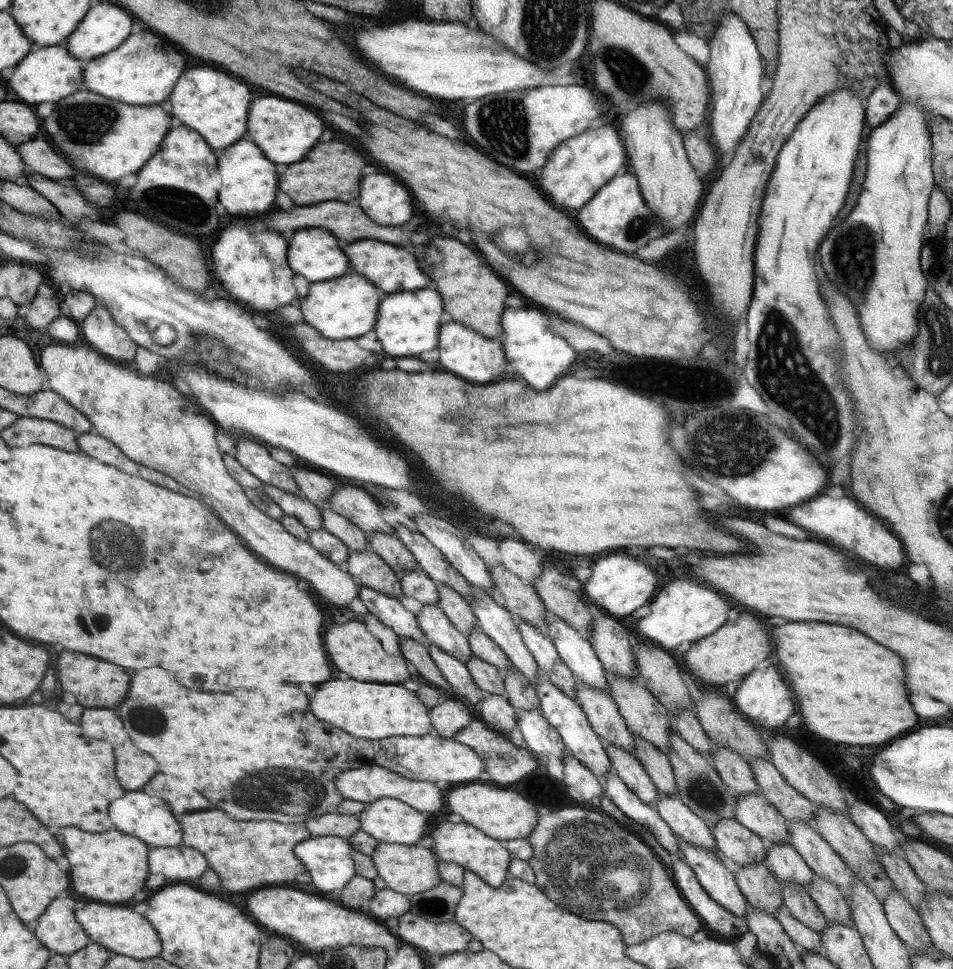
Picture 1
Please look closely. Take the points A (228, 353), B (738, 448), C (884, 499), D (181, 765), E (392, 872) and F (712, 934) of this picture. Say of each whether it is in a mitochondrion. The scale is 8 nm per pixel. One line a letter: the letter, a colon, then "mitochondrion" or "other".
A: mitochondrion
B: mitochondrion
C: other
D: other
E: other
F: other

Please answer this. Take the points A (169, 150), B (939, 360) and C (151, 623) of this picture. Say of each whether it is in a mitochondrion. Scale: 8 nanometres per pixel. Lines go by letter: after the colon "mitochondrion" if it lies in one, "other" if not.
A: other
B: mitochondrion
C: other

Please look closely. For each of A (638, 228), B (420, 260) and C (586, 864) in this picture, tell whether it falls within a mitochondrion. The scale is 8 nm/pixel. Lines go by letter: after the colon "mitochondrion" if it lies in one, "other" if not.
A: mitochondrion
B: other
C: mitochondrion

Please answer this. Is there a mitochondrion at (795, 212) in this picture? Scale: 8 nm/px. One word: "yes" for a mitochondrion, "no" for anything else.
no

